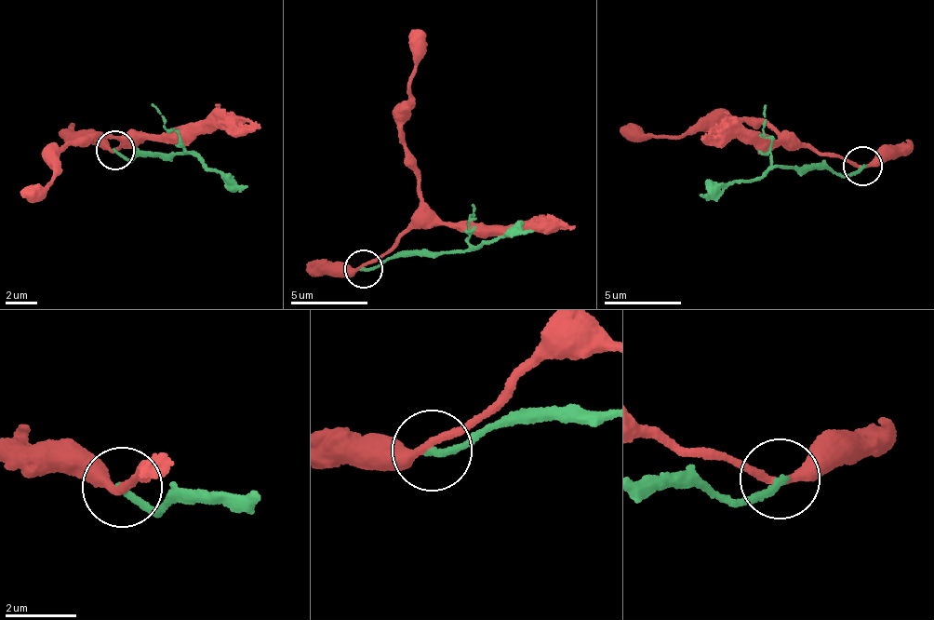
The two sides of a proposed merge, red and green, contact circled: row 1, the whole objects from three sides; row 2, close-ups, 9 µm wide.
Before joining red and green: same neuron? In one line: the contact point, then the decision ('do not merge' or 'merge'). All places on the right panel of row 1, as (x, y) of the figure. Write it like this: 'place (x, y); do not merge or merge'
place (862, 166); do not merge

